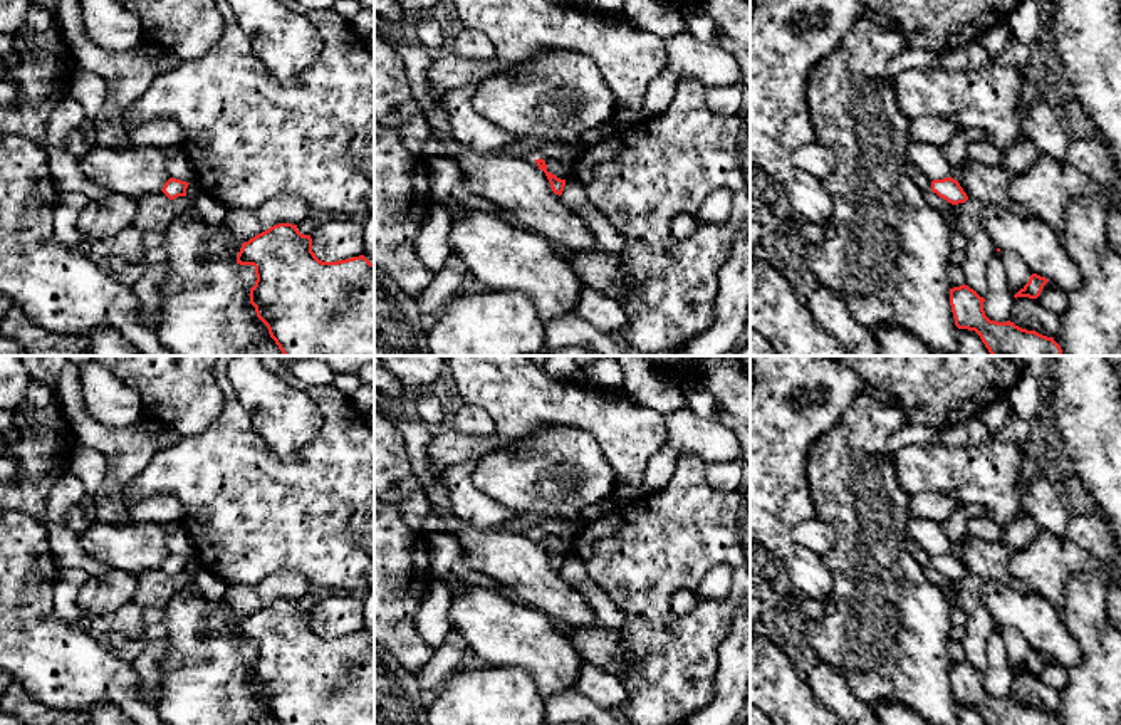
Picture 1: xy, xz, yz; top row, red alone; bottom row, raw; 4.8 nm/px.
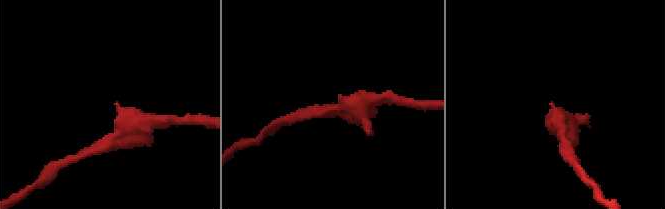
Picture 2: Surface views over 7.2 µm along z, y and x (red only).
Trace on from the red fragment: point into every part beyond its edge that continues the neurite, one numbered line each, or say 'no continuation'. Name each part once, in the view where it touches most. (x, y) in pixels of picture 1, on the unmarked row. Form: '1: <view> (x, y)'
no continuation

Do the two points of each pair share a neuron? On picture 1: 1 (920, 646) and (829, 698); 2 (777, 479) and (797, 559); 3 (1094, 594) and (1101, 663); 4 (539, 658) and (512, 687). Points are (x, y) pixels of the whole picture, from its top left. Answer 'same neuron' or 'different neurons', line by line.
1: different neurons
2: same neuron
3: same neuron
4: different neurons

